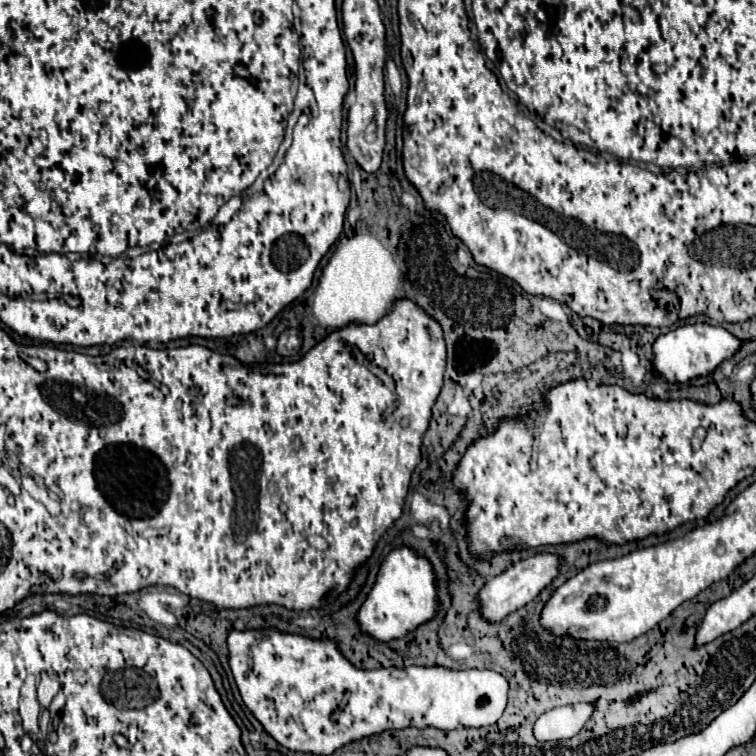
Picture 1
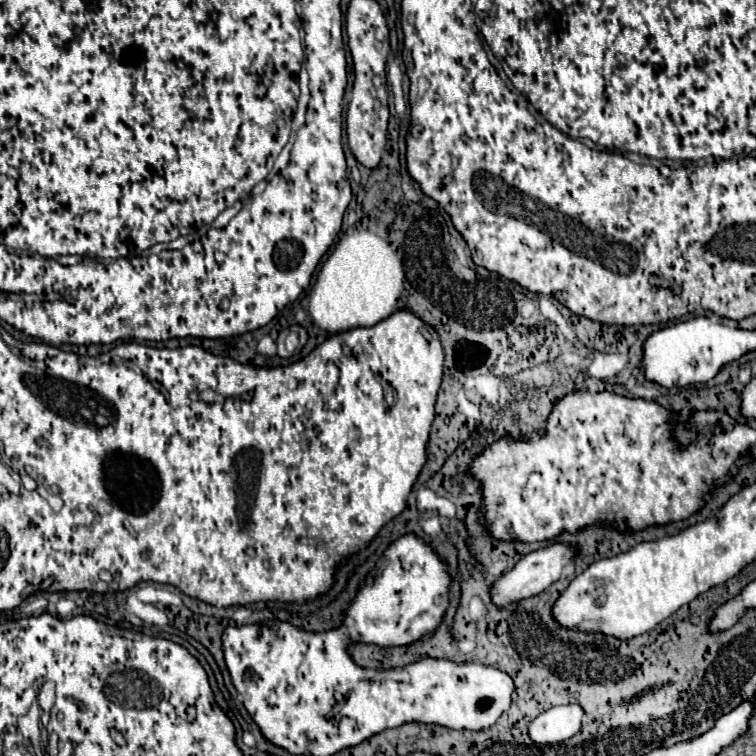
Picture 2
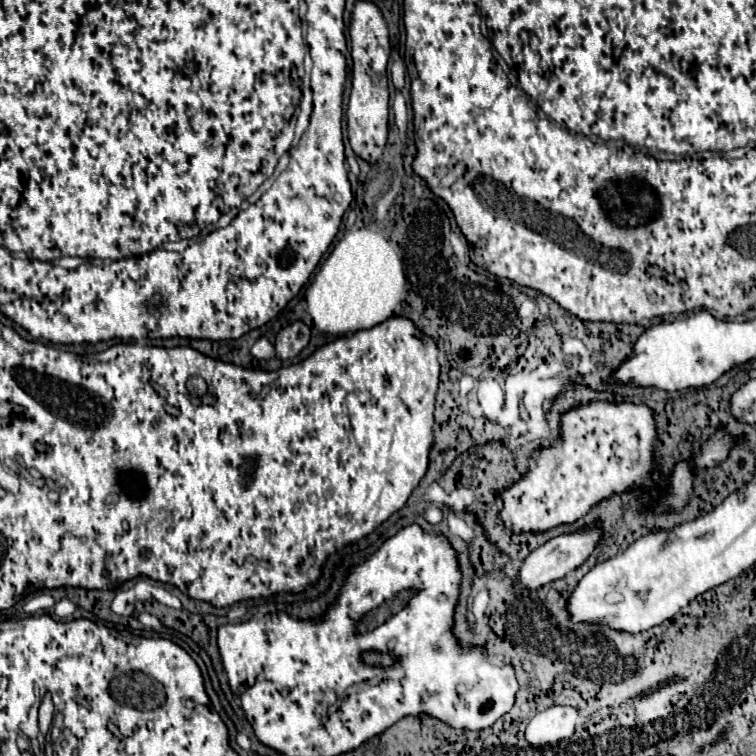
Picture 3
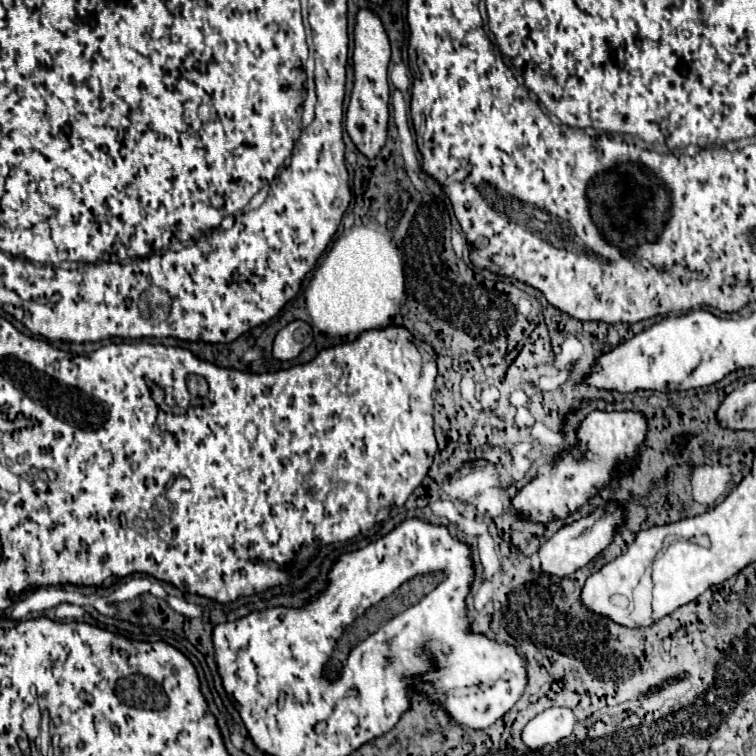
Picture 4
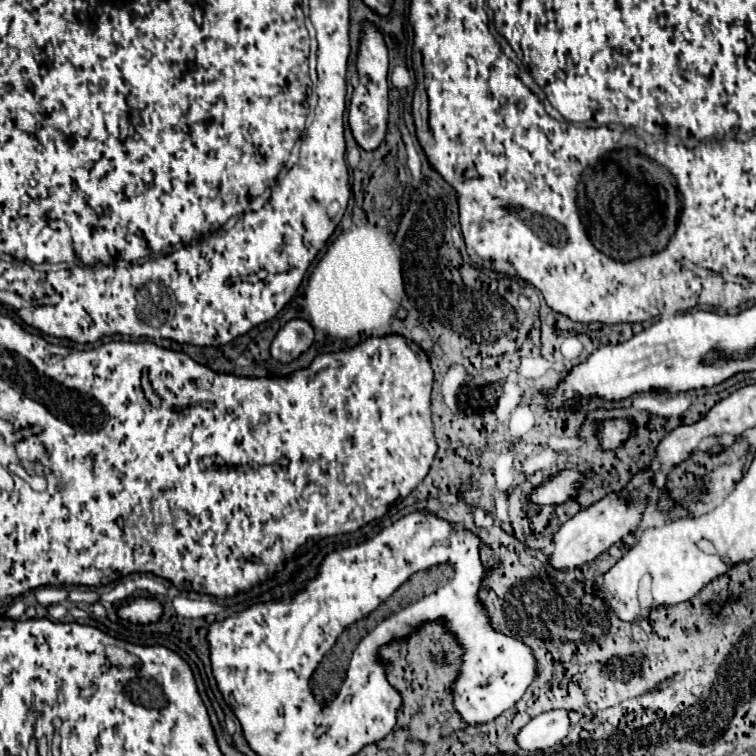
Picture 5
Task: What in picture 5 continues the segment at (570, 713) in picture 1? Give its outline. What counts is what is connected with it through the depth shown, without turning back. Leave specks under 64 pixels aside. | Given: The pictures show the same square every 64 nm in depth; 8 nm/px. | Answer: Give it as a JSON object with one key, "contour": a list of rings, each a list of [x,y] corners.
{"contour":[[[552,710],[536,716],[530,720],[520,734],[516,736],[516,742],[522,750],[544,750],[556,746],[562,738],[566,738],[570,728],[570,720],[566,712]]]}

